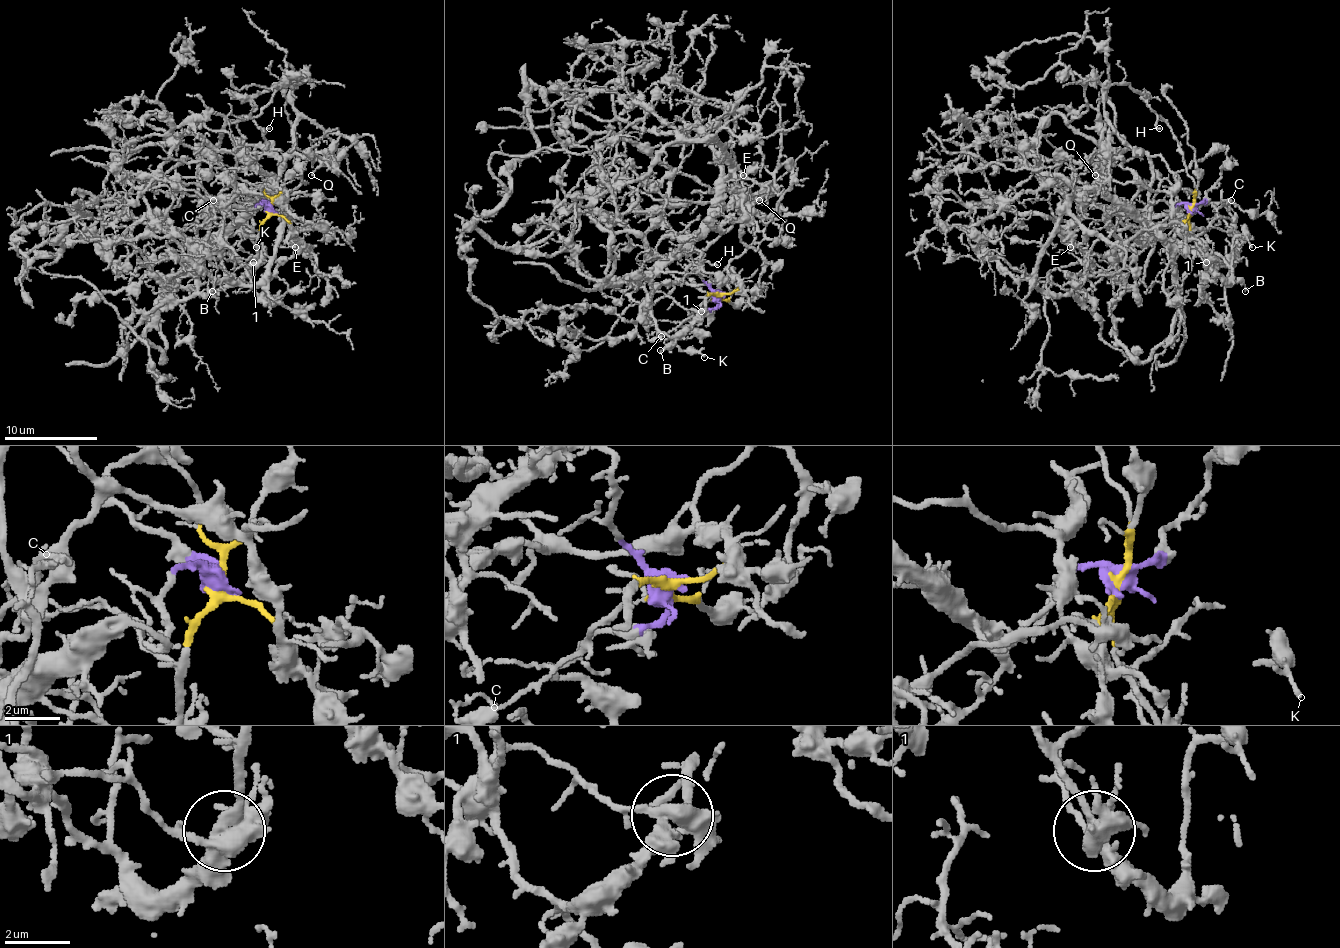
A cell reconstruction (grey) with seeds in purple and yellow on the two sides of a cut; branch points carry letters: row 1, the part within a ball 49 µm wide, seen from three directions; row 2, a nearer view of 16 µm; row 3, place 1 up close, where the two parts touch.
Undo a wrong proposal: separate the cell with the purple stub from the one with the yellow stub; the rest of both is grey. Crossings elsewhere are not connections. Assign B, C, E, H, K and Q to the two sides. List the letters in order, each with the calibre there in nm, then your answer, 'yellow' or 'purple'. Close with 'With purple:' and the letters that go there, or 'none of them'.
B: 150 nm | yellow
C: 120 nm | yellow
E: 70 nm | purple
H: 160 nm | yellow
K: 160 nm | yellow
Q: 110 nm | purple
With purple: E, Q

